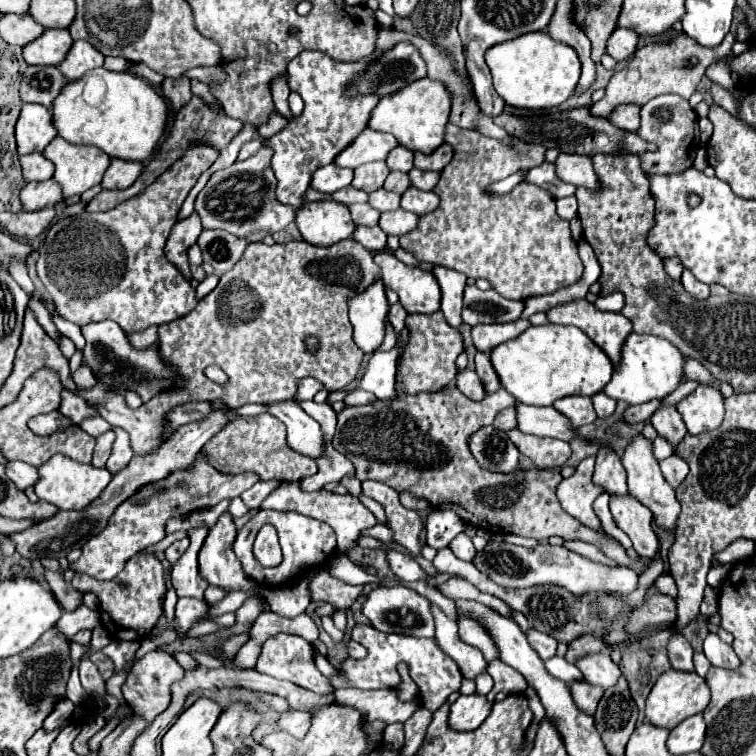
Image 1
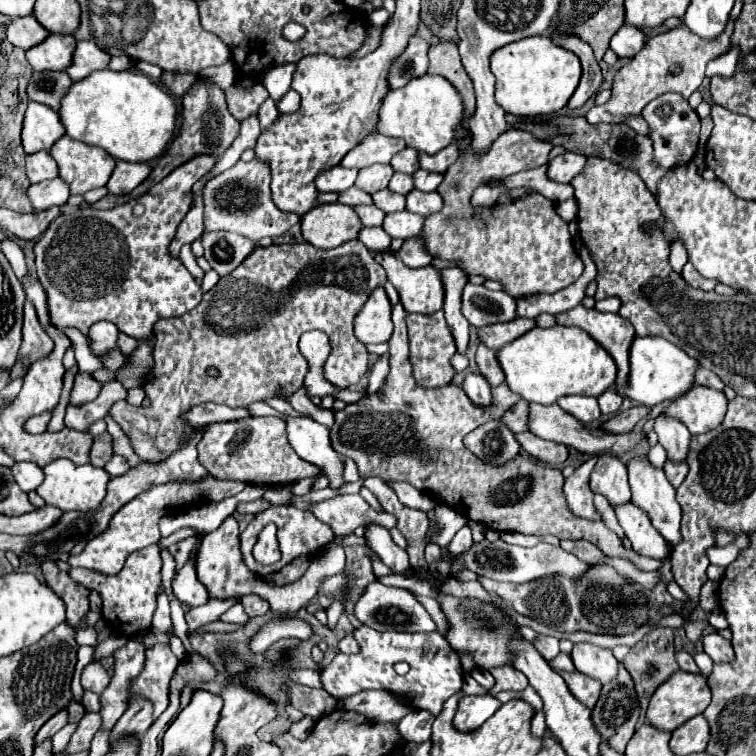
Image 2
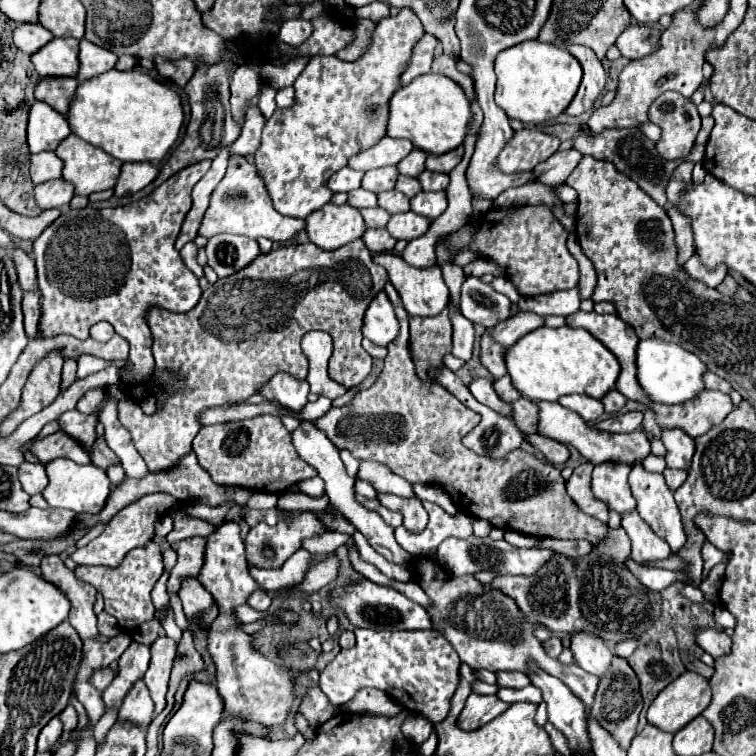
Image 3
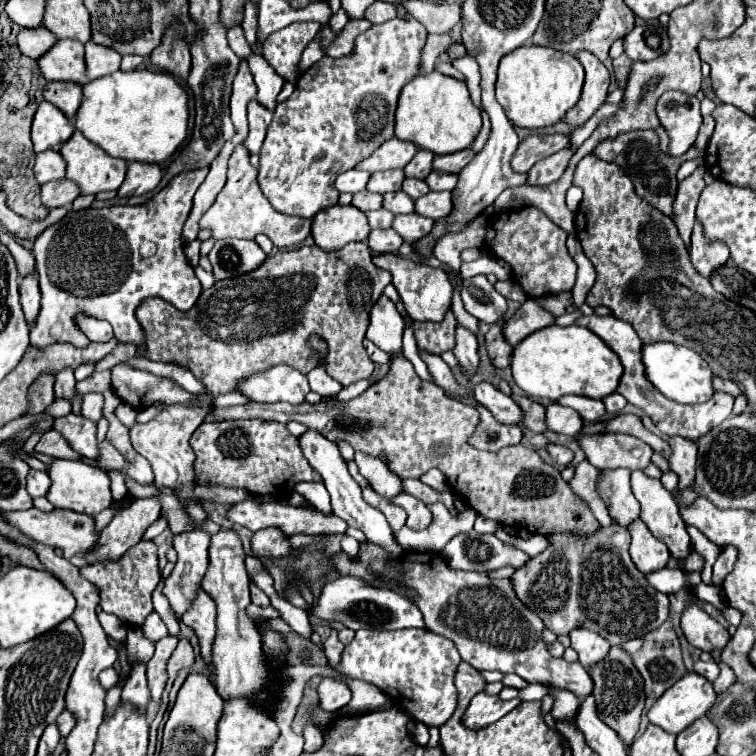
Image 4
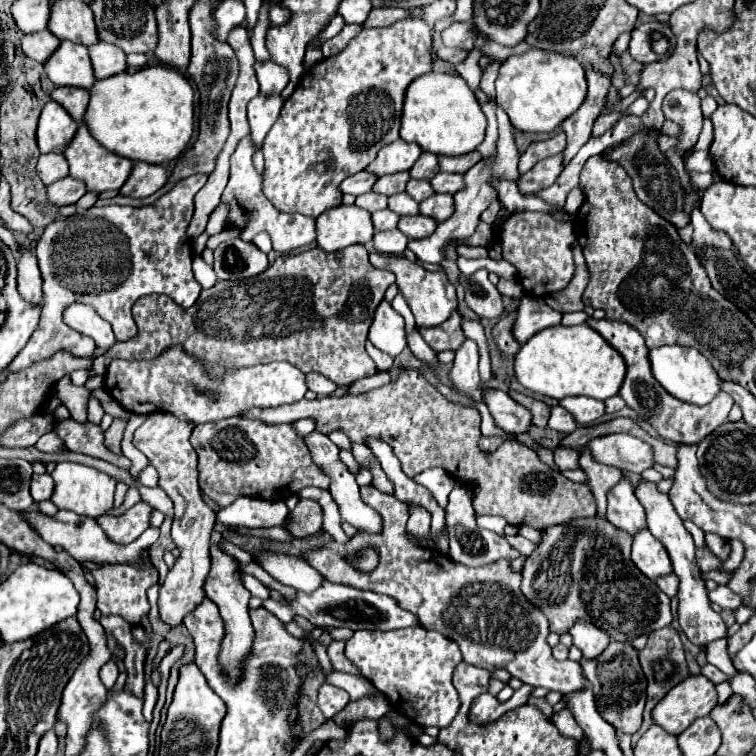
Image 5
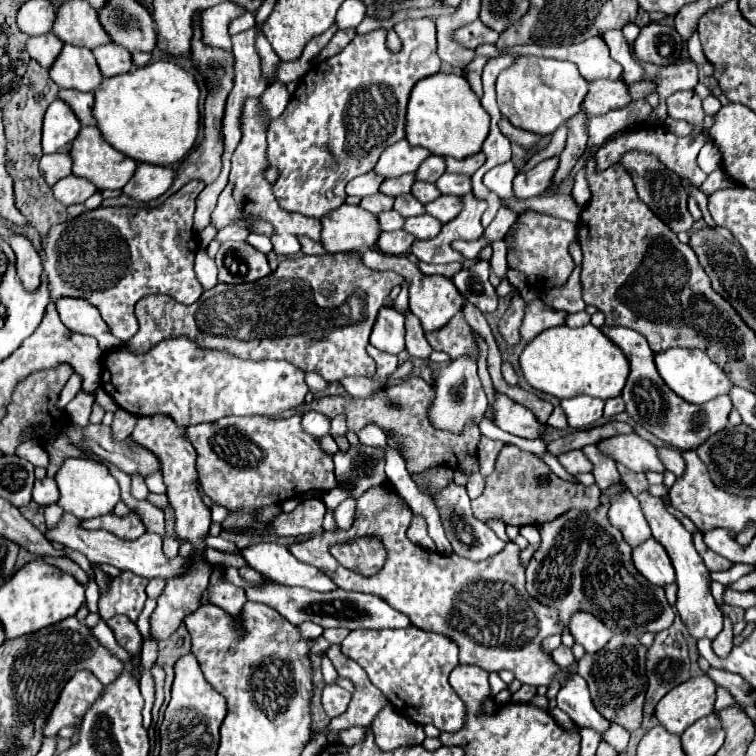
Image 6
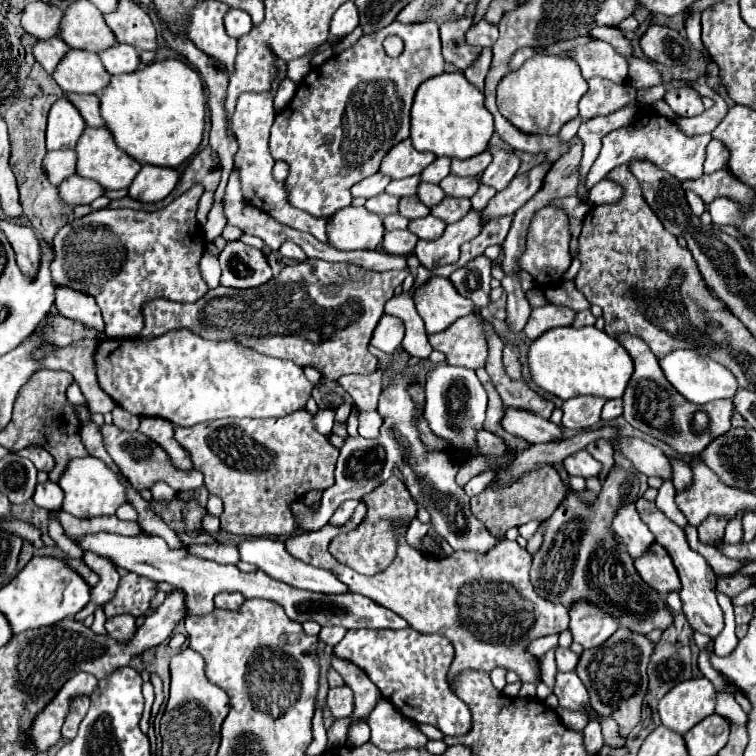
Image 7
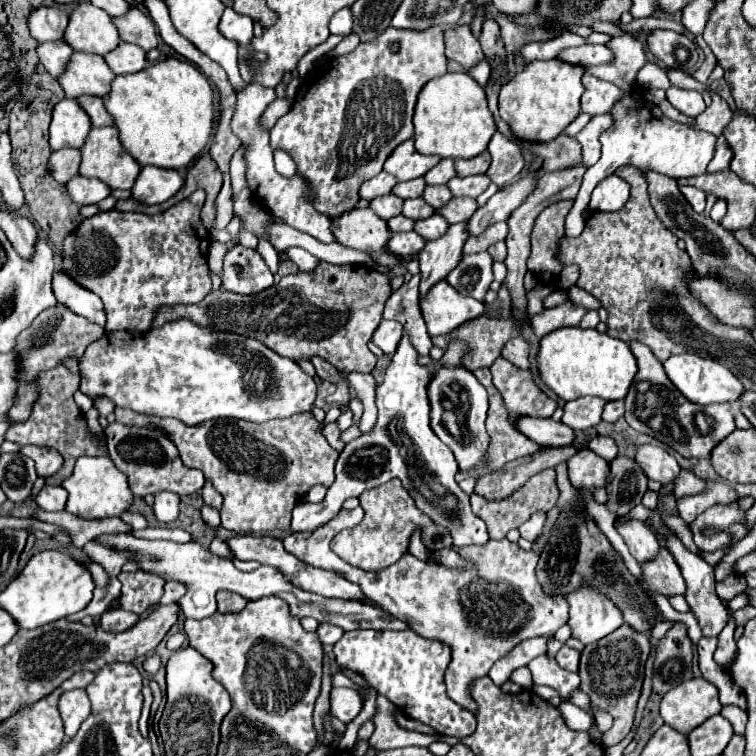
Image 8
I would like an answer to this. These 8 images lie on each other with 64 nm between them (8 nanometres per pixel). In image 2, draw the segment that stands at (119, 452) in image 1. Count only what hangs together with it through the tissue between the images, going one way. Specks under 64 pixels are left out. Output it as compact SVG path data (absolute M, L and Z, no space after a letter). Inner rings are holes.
M114 454L114 456L112 456L112 460L110 460L104 468L106 468L106 472L108 472L112 478L116 478L116 476L120 476L120 474L128 472L128 462L126 462L122 456Z

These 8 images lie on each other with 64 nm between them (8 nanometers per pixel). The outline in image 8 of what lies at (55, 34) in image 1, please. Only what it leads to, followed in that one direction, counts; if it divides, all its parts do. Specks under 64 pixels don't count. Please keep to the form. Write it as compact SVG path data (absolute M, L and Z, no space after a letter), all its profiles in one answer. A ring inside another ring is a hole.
M74 52L66 72L58 78L58 82L68 98L78 98L84 94L104 98L108 96L114 78L116 74L110 70L102 56Z

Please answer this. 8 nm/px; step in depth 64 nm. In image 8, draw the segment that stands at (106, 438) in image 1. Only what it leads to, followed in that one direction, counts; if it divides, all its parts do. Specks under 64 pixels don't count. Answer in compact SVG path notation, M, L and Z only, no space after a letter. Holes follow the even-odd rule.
M116 408L114 412L116 420L126 426L158 426L160 430L168 432L180 450L184 466L202 470L224 496L222 526L236 534L270 530L290 532L292 508L312 486L330 486L334 480L338 452L326 442L318 420L310 414L298 414L262 424L236 418L218 418L188 426L180 420L144 416L128 408Z

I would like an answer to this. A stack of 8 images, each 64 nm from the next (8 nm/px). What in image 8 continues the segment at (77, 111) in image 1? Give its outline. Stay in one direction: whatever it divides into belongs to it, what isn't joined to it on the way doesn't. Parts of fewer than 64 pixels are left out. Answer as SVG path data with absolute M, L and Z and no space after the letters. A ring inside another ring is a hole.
M170 58L136 74L116 76L104 106L116 120L122 146L140 166L184 170L204 152L212 138L214 90L208 78L186 60Z

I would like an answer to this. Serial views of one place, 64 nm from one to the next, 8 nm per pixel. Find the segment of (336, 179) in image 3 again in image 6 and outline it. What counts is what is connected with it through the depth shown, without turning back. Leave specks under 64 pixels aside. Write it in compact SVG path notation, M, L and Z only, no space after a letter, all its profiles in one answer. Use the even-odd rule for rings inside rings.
M368 172L364 176L358 176L356 180L352 180L348 186L346 186L346 192L348 196L370 196L370 194L376 194L380 184L384 182L382 176L378 176L376 172Z

